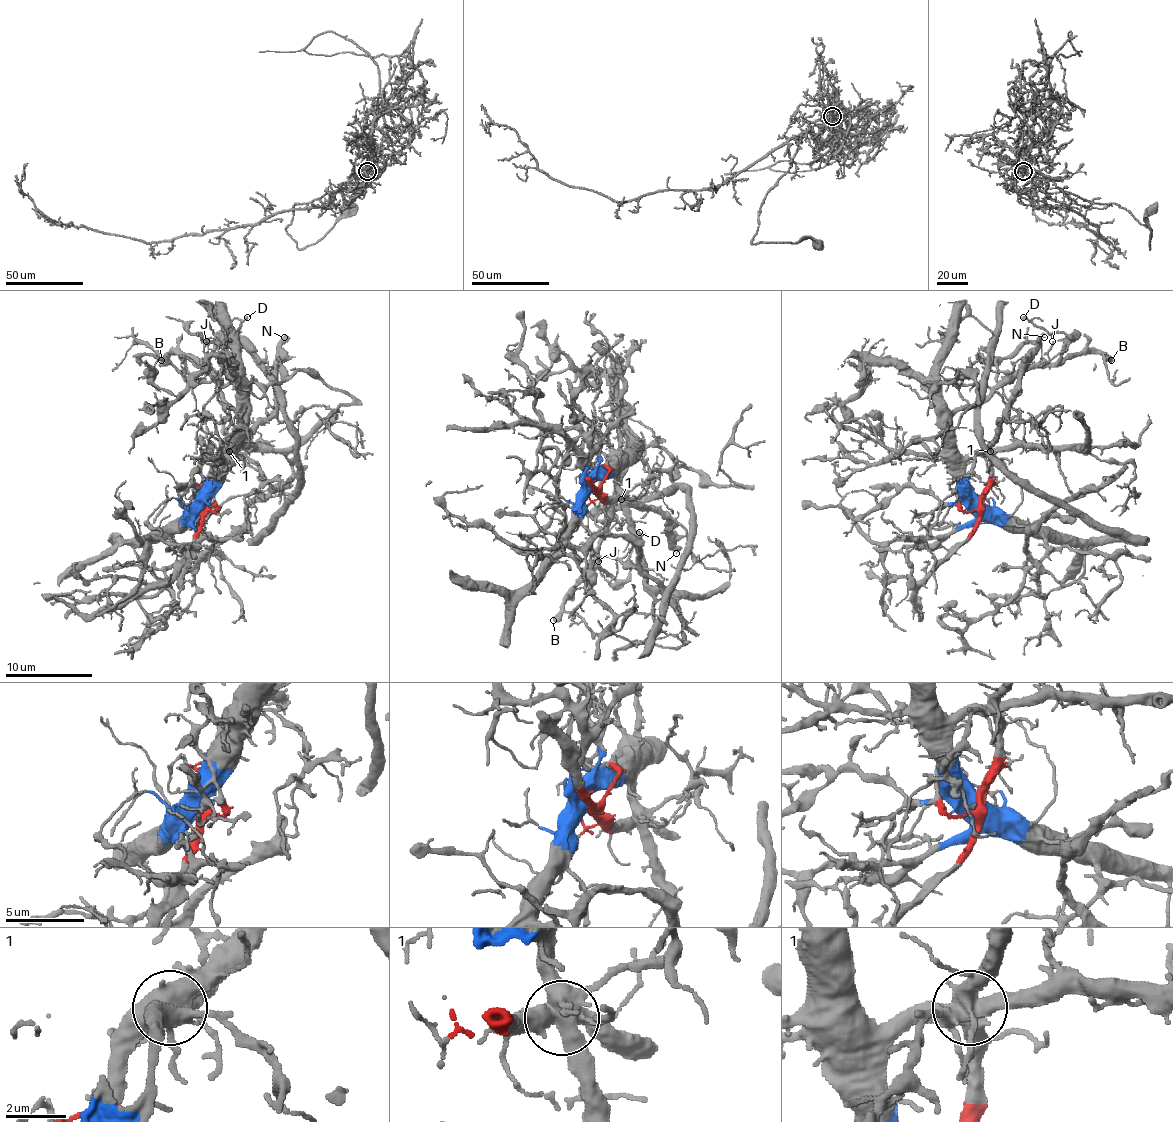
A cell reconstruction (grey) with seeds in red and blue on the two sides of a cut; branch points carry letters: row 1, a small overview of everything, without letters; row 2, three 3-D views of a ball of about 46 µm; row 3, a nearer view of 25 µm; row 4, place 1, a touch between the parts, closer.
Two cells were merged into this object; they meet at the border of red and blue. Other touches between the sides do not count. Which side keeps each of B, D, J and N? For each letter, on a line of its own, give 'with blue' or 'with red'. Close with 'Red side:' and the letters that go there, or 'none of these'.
B: with blue
D: with blue
J: with blue
N: with red
Red side: N

